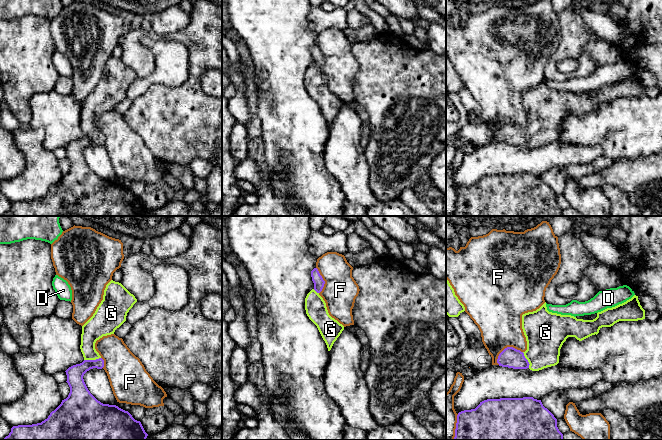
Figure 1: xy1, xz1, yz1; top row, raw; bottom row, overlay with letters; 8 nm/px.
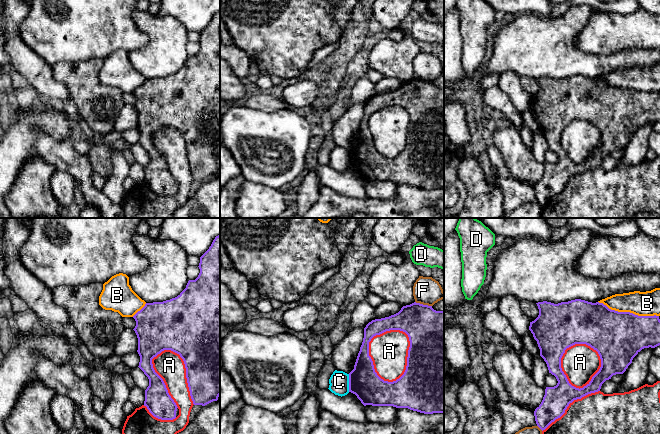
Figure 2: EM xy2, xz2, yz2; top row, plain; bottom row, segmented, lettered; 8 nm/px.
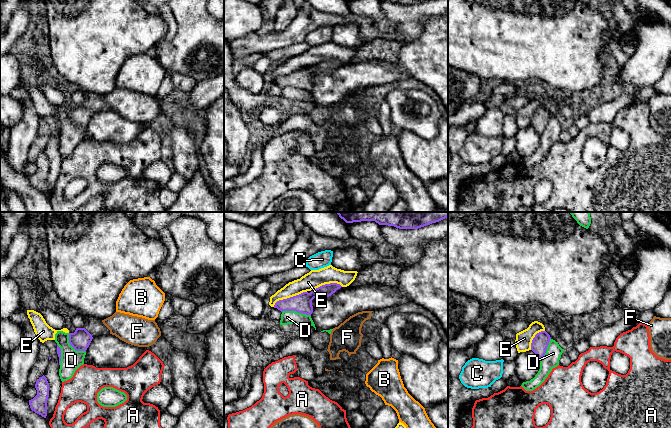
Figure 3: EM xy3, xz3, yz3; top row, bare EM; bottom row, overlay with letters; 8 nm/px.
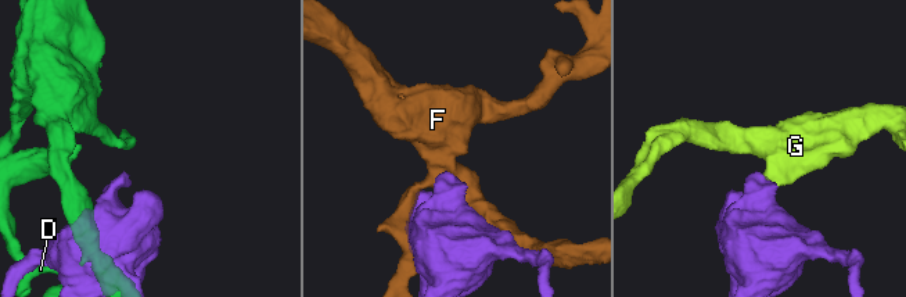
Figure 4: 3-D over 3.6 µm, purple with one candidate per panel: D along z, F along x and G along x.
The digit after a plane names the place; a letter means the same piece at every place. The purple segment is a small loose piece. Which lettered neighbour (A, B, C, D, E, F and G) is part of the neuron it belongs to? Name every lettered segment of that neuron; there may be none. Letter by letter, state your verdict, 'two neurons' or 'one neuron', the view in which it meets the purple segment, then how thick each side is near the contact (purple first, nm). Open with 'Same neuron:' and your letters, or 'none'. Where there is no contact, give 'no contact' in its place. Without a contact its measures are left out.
Same neuron: G
A: two neurons; meets purple in xz2; 500 nm thick on the purple side, 300 nm on the other
B: two neurons; meets purple in yz2; 400 nm thick on the purple side, 190 nm on the other
C: two neurons; meets purple in xz2; 240 nm thick on the purple side, 160 nm on the other
D: two neurons; meets purple in xz3; 160 nm thick on the purple side, 110 nm on the other
E: two neurons; meets purple in xz3; 160 nm thick on the purple side, 140 nm on the other
F: two neurons; meets purple in yz1; 160 nm thick on the purple side, 360 nm on the other
G: one neuron; meets purple in xy1; 140 nm thick on the purple side, 170 nm on the other

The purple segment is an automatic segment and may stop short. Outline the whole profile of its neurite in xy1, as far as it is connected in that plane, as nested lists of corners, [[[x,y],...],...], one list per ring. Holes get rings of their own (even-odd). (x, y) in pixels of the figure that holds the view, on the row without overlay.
[[[111,56],[104,66],[103,76],[93,92],[82,102],[80,125],[84,137],[69,143],[65,148],[70,163],[68,173],[50,189],[41,199],[18,201],[3,216],[146,216],[145,208],[140,197],[116,181],[103,180],[88,166],[83,152],[90,145],[102,145],[104,136],[95,125],[95,119],[103,112],[114,110],[125,97],[129,86],[137,75],[121,59]]]

